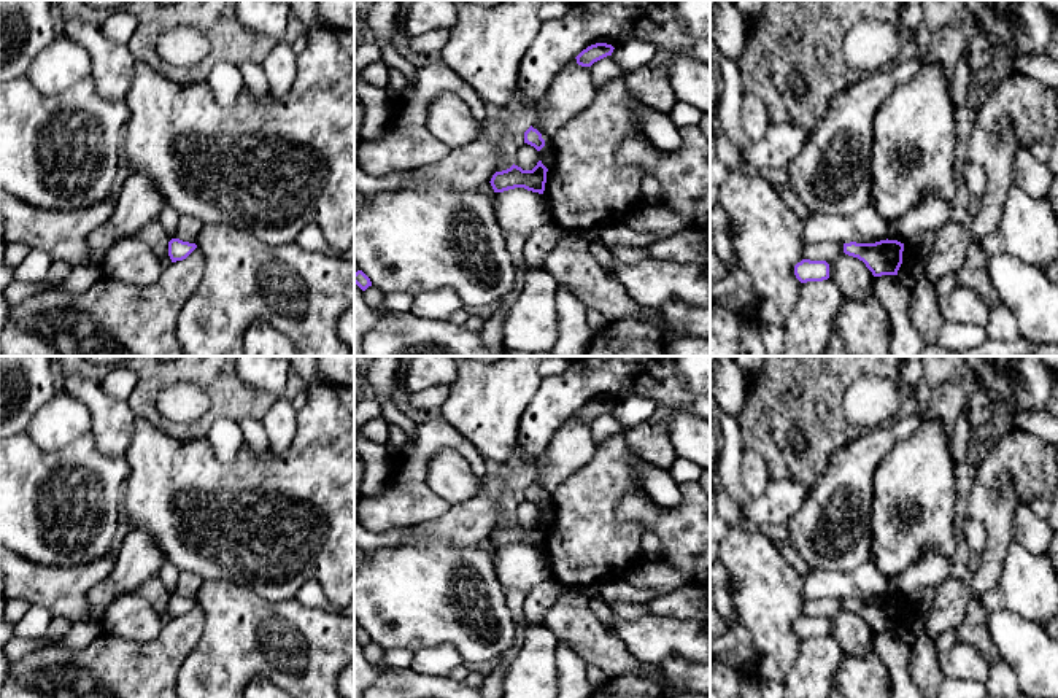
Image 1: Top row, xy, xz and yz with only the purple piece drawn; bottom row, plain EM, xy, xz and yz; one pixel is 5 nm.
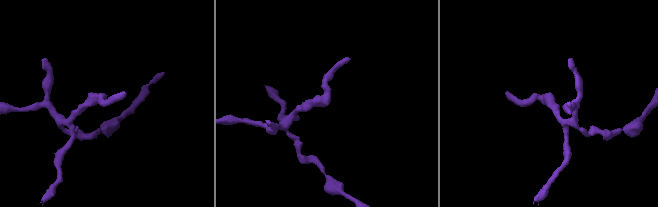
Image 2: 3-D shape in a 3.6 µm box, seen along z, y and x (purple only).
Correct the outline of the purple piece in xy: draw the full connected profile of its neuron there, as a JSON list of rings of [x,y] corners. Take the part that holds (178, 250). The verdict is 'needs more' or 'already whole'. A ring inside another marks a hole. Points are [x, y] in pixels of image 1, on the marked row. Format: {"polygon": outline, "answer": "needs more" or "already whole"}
{"polygon": [[[172,238],[168,242],[168,256],[172,262],[186,259],[194,250],[197,248],[195,243],[183,242],[180,238]]], "answer": "already whole"}

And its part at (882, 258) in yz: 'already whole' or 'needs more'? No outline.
already whole

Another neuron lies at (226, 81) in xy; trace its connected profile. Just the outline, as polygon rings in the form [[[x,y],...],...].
[[[229,62],[216,64],[210,70],[207,83],[211,87],[216,102],[222,107],[234,105],[238,97],[238,92],[245,86],[238,67]]]

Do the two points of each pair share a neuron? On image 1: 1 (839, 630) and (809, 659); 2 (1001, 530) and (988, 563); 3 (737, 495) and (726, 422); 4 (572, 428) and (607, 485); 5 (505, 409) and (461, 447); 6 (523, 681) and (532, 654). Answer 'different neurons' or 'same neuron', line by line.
1: different neurons
2: same neuron
3: same neuron
4: different neurons
5: different neurons
6: same neuron

